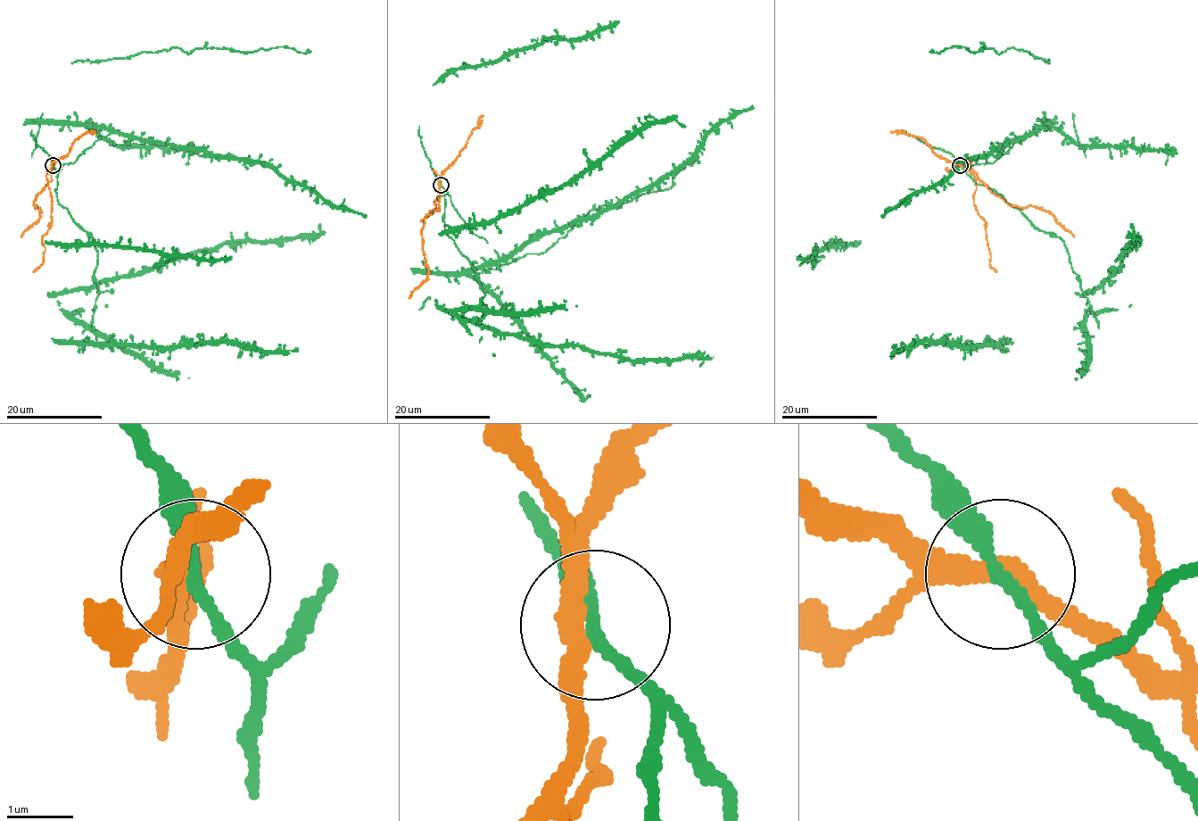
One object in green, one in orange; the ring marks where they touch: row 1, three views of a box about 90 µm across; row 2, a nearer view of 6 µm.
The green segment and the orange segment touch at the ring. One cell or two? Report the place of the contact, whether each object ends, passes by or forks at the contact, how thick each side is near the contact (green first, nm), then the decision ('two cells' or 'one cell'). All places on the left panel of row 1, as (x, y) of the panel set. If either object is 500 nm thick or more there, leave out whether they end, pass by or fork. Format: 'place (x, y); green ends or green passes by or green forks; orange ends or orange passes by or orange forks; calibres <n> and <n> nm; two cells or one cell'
place (53, 165); green passes by; orange passes by; calibres 200 and 340 nm; two cells

